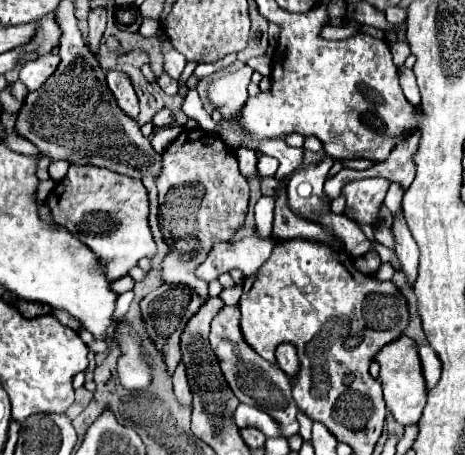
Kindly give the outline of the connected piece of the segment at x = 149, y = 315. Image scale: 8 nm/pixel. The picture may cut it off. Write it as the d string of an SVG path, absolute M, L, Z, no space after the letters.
M162 284L160 288L152 290L148 296L140 302L140 314L148 332L148 338L152 338L154 346L164 354L164 364L168 368L168 374L172 376L178 362L180 362L180 334L186 326L186 320L196 314L196 310L204 304L204 300L188 286L180 284Z

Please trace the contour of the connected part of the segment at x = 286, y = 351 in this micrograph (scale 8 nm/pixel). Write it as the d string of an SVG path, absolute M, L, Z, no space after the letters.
M282 344L278 346L276 350L276 360L278 360L278 366L288 374L288 376L294 376L298 372L298 356L296 356L296 348L292 344Z

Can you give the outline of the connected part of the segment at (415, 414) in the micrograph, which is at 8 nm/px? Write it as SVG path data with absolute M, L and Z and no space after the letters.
M402 334L400 338L396 338L396 342L390 342L388 346L384 346L374 360L380 364L380 384L384 388L384 400L386 400L386 408L394 414L394 418L402 424L416 424L422 418L422 410L426 404L426 382L422 376L422 366L420 366L420 358L418 358L418 346L412 338L408 338L406 334Z

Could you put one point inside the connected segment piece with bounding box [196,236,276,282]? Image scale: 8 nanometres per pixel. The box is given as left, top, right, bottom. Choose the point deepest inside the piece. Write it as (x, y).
(249, 254)

